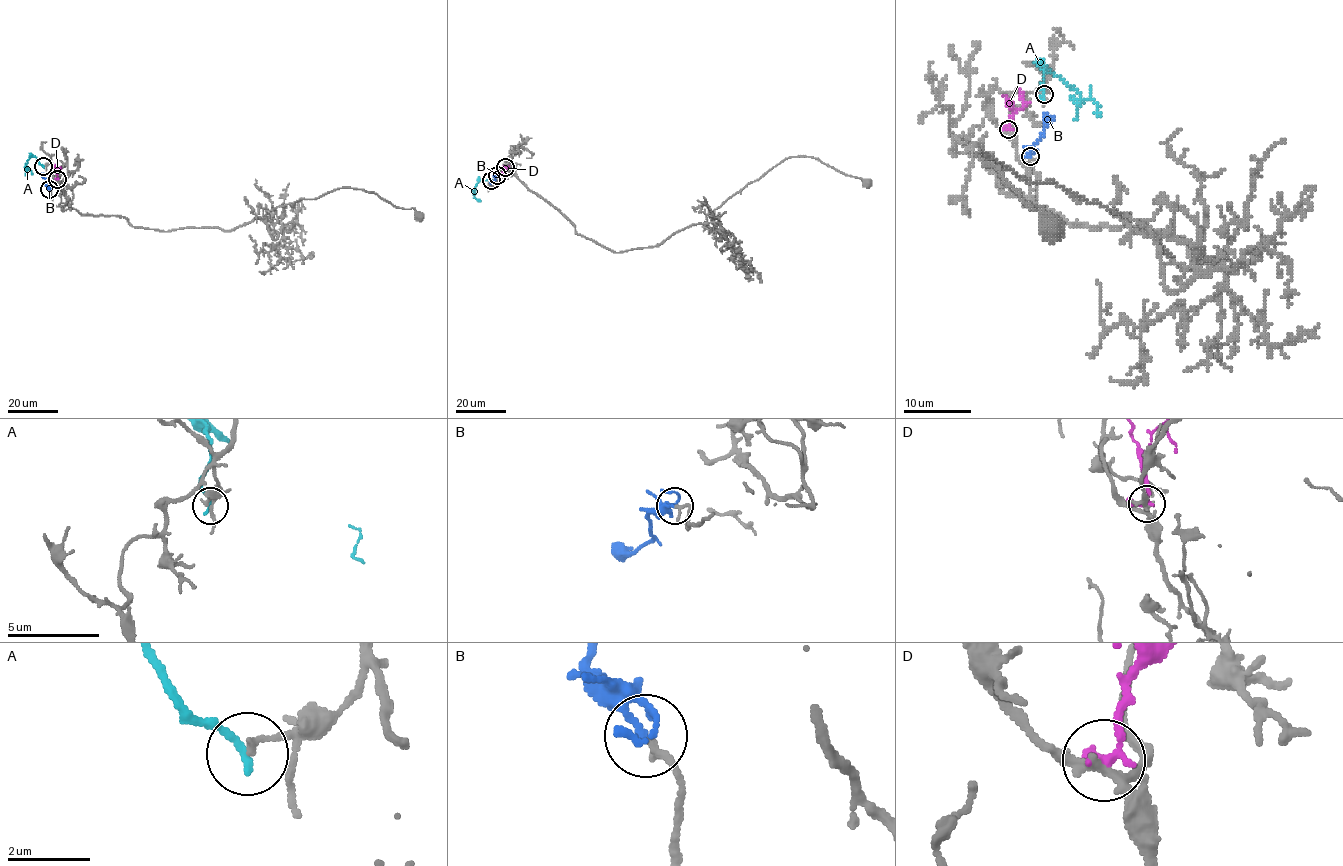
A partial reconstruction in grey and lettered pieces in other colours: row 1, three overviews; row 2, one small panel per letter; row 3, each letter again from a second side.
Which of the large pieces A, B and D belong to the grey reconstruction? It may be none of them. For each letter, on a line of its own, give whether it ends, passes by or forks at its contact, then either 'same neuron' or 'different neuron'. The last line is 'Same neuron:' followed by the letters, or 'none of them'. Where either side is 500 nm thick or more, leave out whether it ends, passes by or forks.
A: it ends there; different neuron
B: it ends there; same neuron
D: it ends there; different neuron
Same neuron: B

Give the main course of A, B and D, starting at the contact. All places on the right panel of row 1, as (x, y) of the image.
A: (1044, 95), (1041, 85), (1042, 66), (1088, 100), (1091, 98), (1098, 105), (1096, 112), (1099, 115)
B: (1031, 155), (1047, 123), (1044, 113)
D: (1007, 128), (1010, 117), (1024, 103), (1021, 88)

